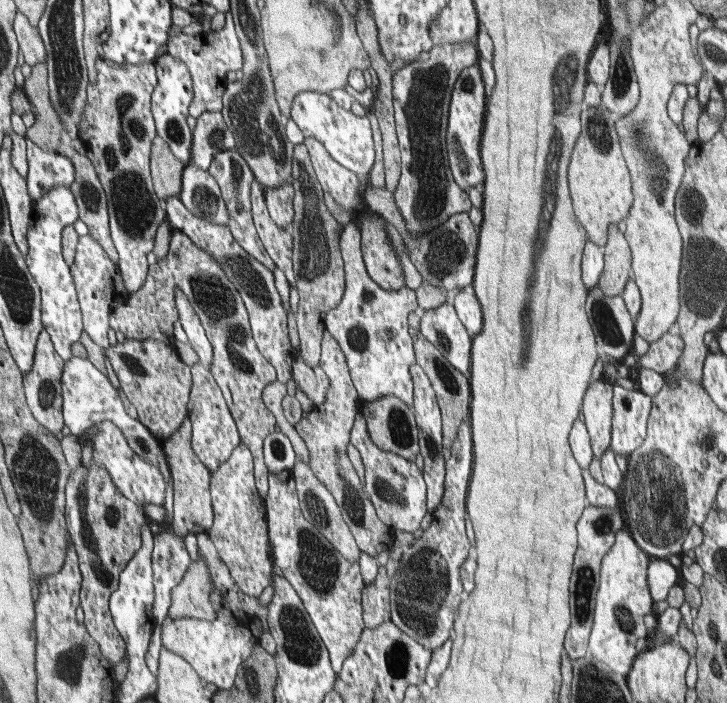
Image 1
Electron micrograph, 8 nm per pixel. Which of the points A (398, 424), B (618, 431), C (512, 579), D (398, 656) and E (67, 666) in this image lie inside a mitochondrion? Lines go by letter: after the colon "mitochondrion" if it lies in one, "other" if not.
A: mitochondrion
B: other
C: other
D: mitochondrion
E: mitochondrion

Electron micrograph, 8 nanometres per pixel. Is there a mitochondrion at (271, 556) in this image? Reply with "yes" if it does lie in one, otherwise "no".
no

